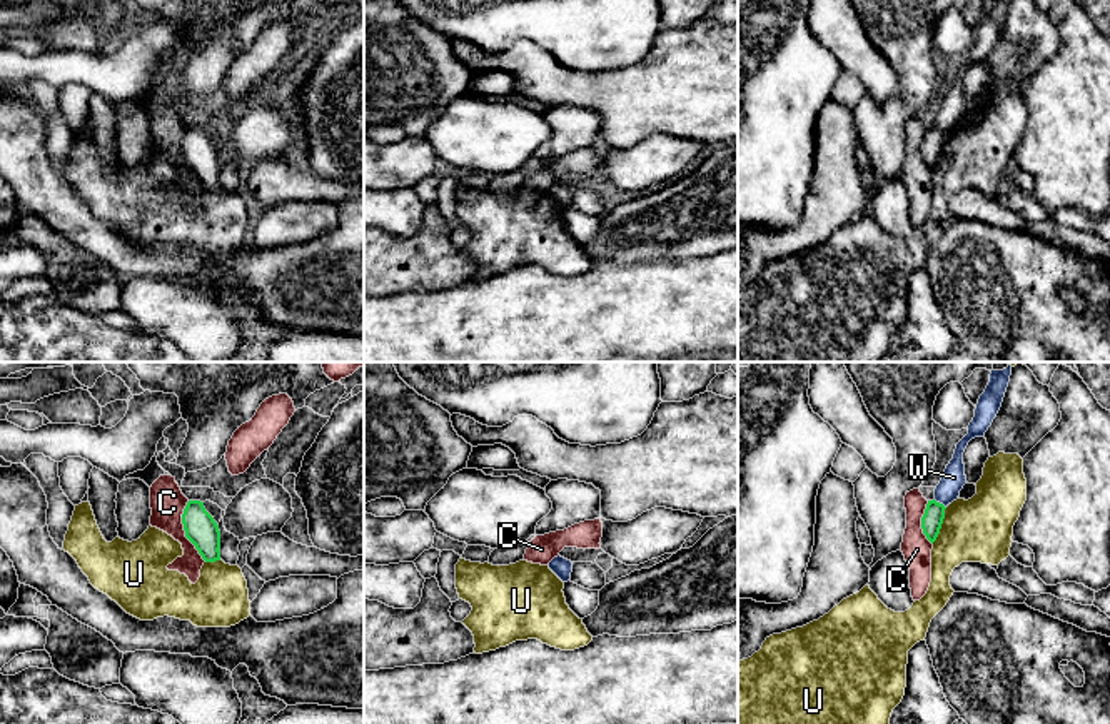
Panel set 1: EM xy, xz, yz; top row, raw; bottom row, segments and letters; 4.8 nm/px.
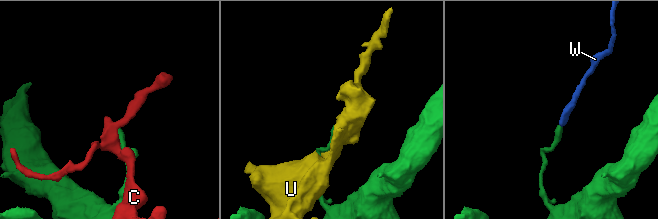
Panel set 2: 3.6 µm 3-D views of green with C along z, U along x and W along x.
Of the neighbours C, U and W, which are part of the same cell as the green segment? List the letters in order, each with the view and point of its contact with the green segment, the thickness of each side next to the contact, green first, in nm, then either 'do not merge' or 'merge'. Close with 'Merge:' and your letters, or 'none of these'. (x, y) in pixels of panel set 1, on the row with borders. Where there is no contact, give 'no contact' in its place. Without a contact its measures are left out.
C: meets green in xy at (184, 529); 160 nm thick on the green side, 170 nm on the other; do not merge
U: meets green in yz at (940, 526); 100 nm thick on the green side, 320 nm on the other; do not merge
W: meets green in yz at (938, 502); 100 nm thick on the green side, 120 nm on the other; do not merge
Merge: none of these

